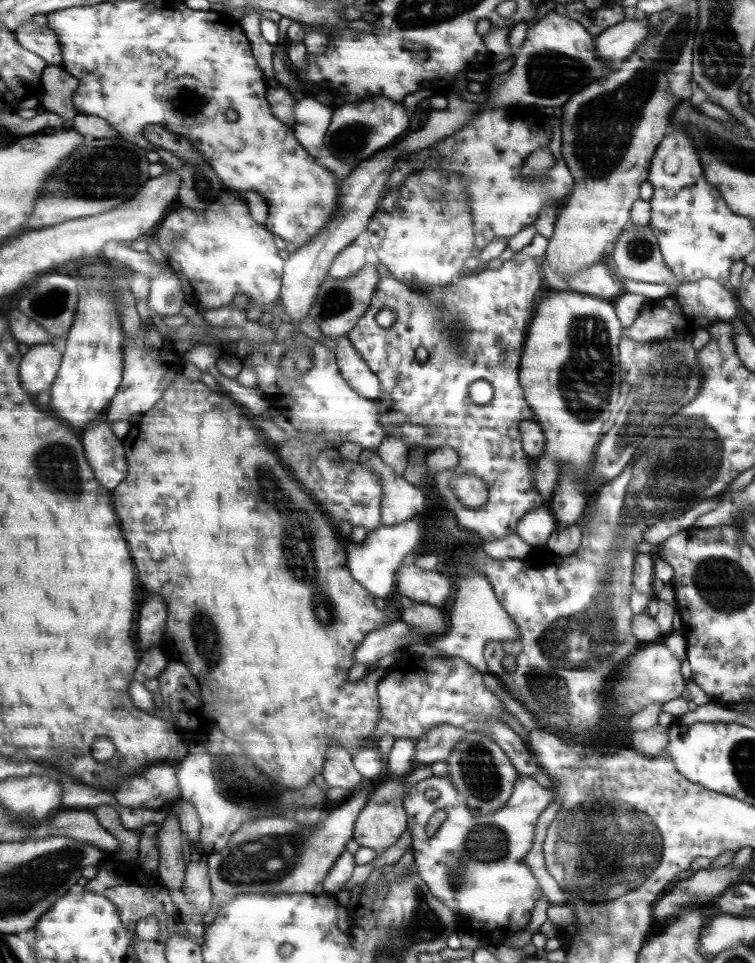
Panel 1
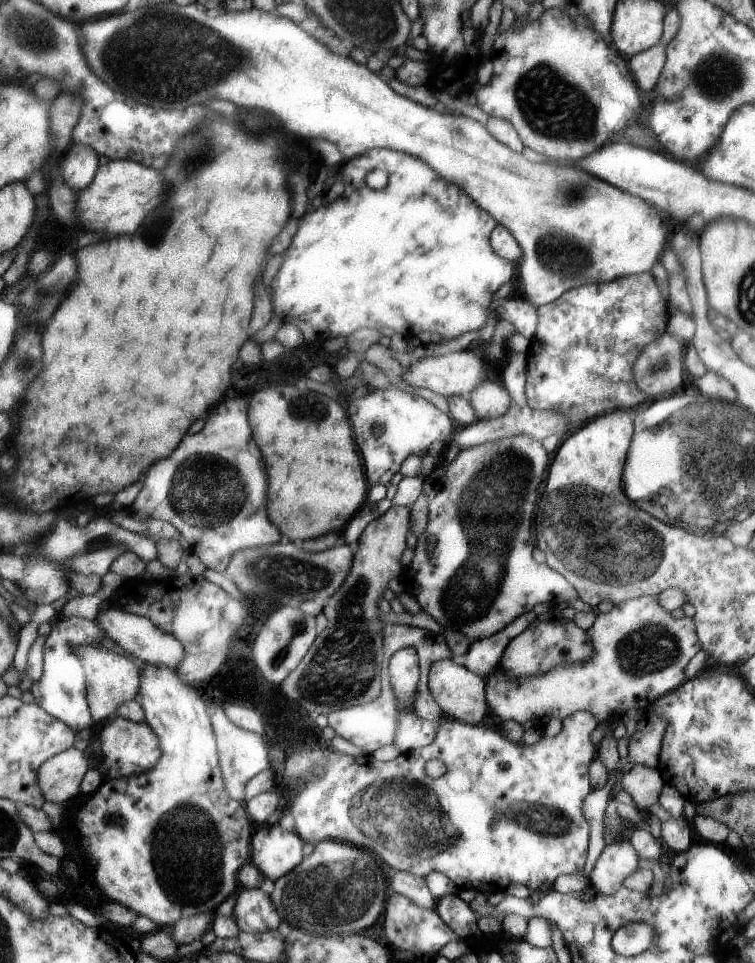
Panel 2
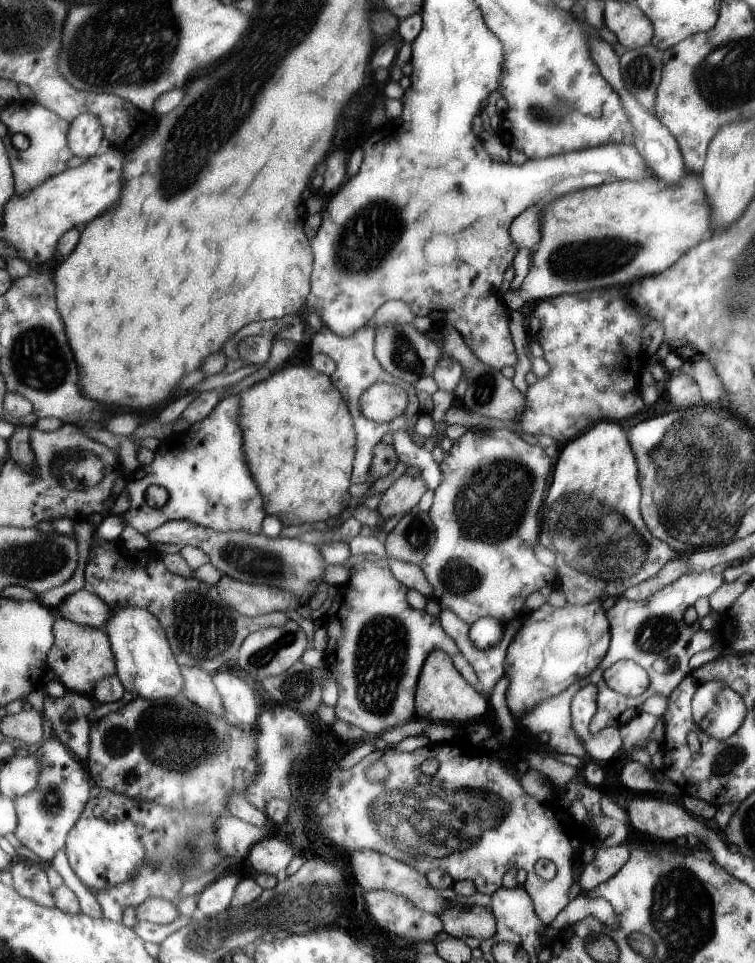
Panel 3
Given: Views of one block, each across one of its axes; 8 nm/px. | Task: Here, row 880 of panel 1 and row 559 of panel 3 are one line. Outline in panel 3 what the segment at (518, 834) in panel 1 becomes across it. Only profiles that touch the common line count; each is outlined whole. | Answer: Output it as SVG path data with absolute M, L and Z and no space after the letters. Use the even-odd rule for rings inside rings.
M472 427L452 442L438 467L442 479L433 491L433 501L427 512L434 523L435 542L418 564L433 591L429 599L435 600L441 608L451 609L468 625L486 617L505 624L522 615L523 600L533 590L557 582L556 572L539 564L533 556L539 532L537 510L543 500L543 486L551 470L551 460L541 446L525 444L509 429Z

